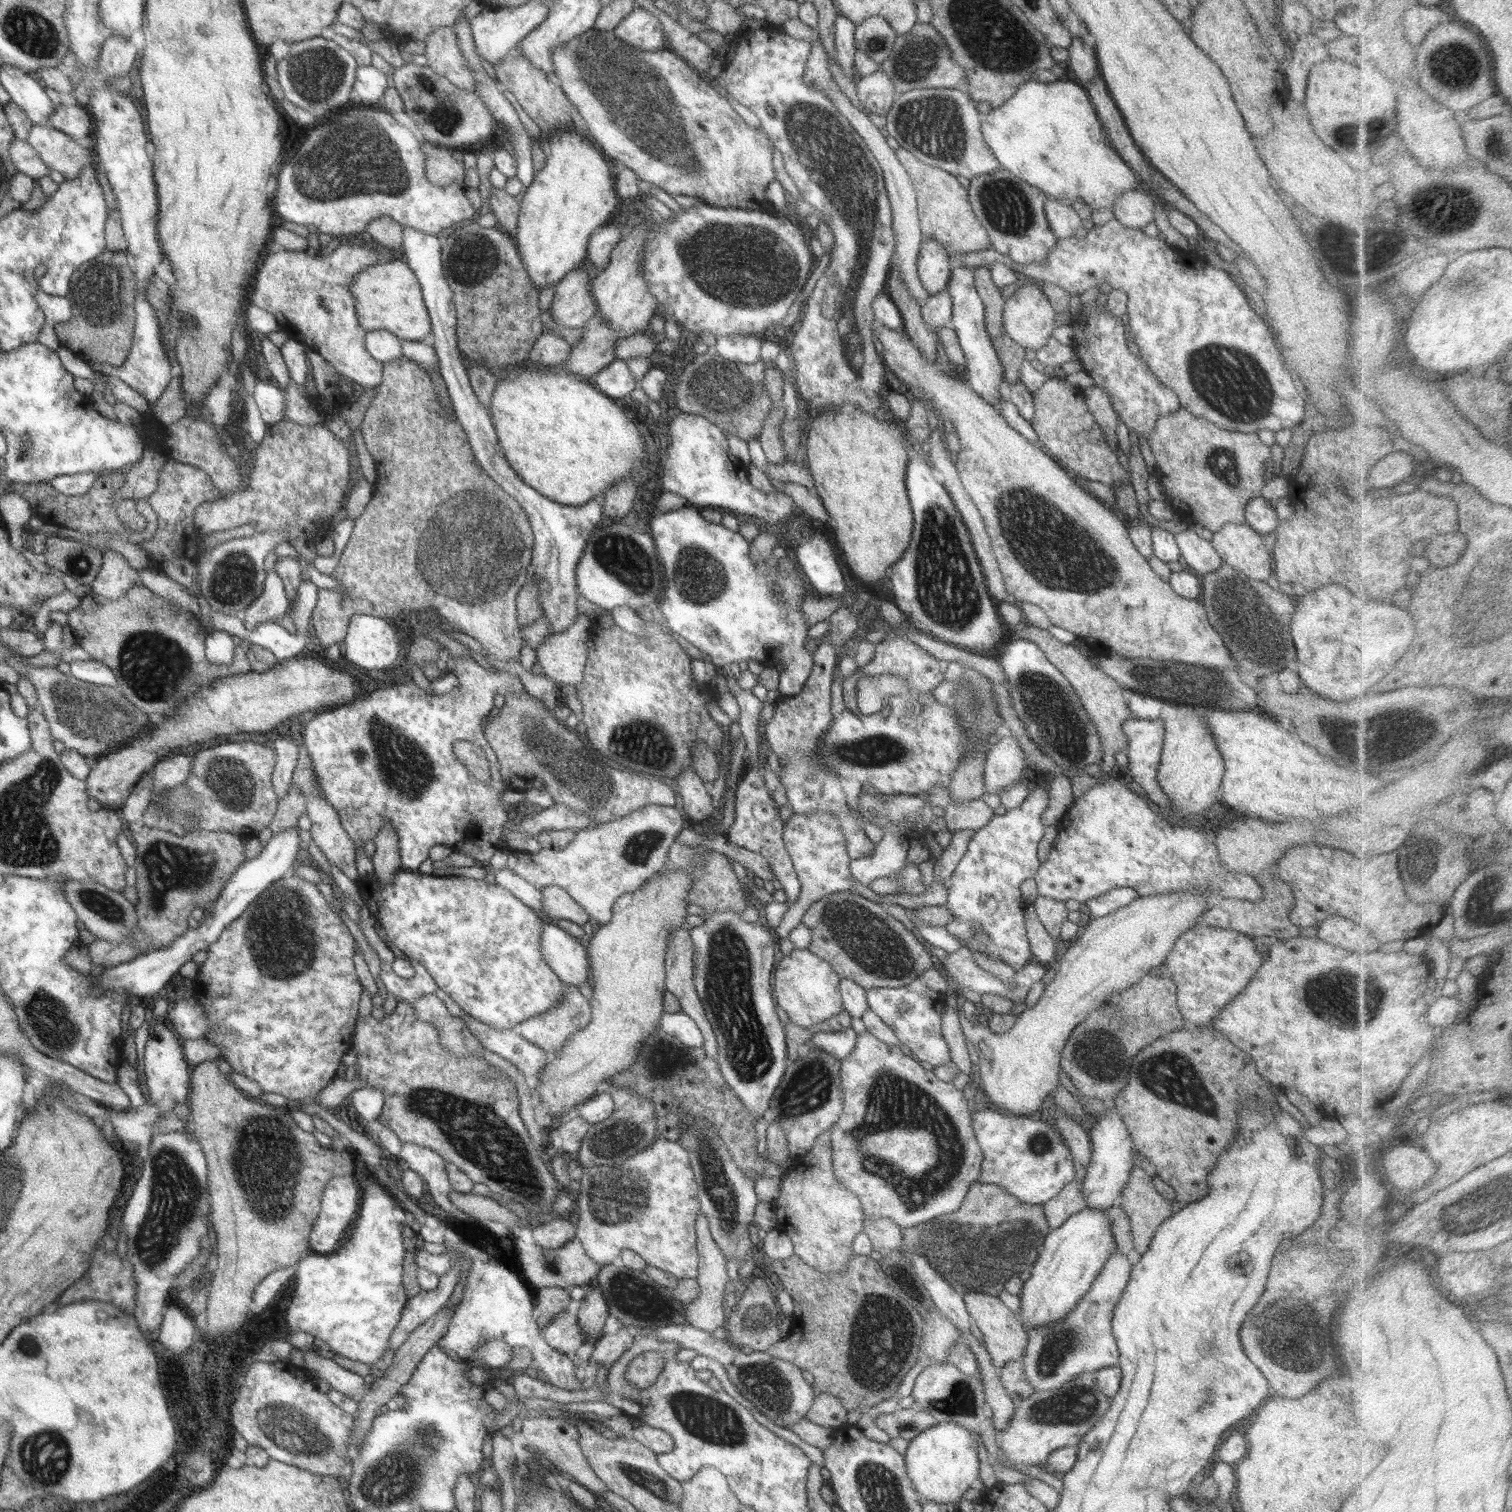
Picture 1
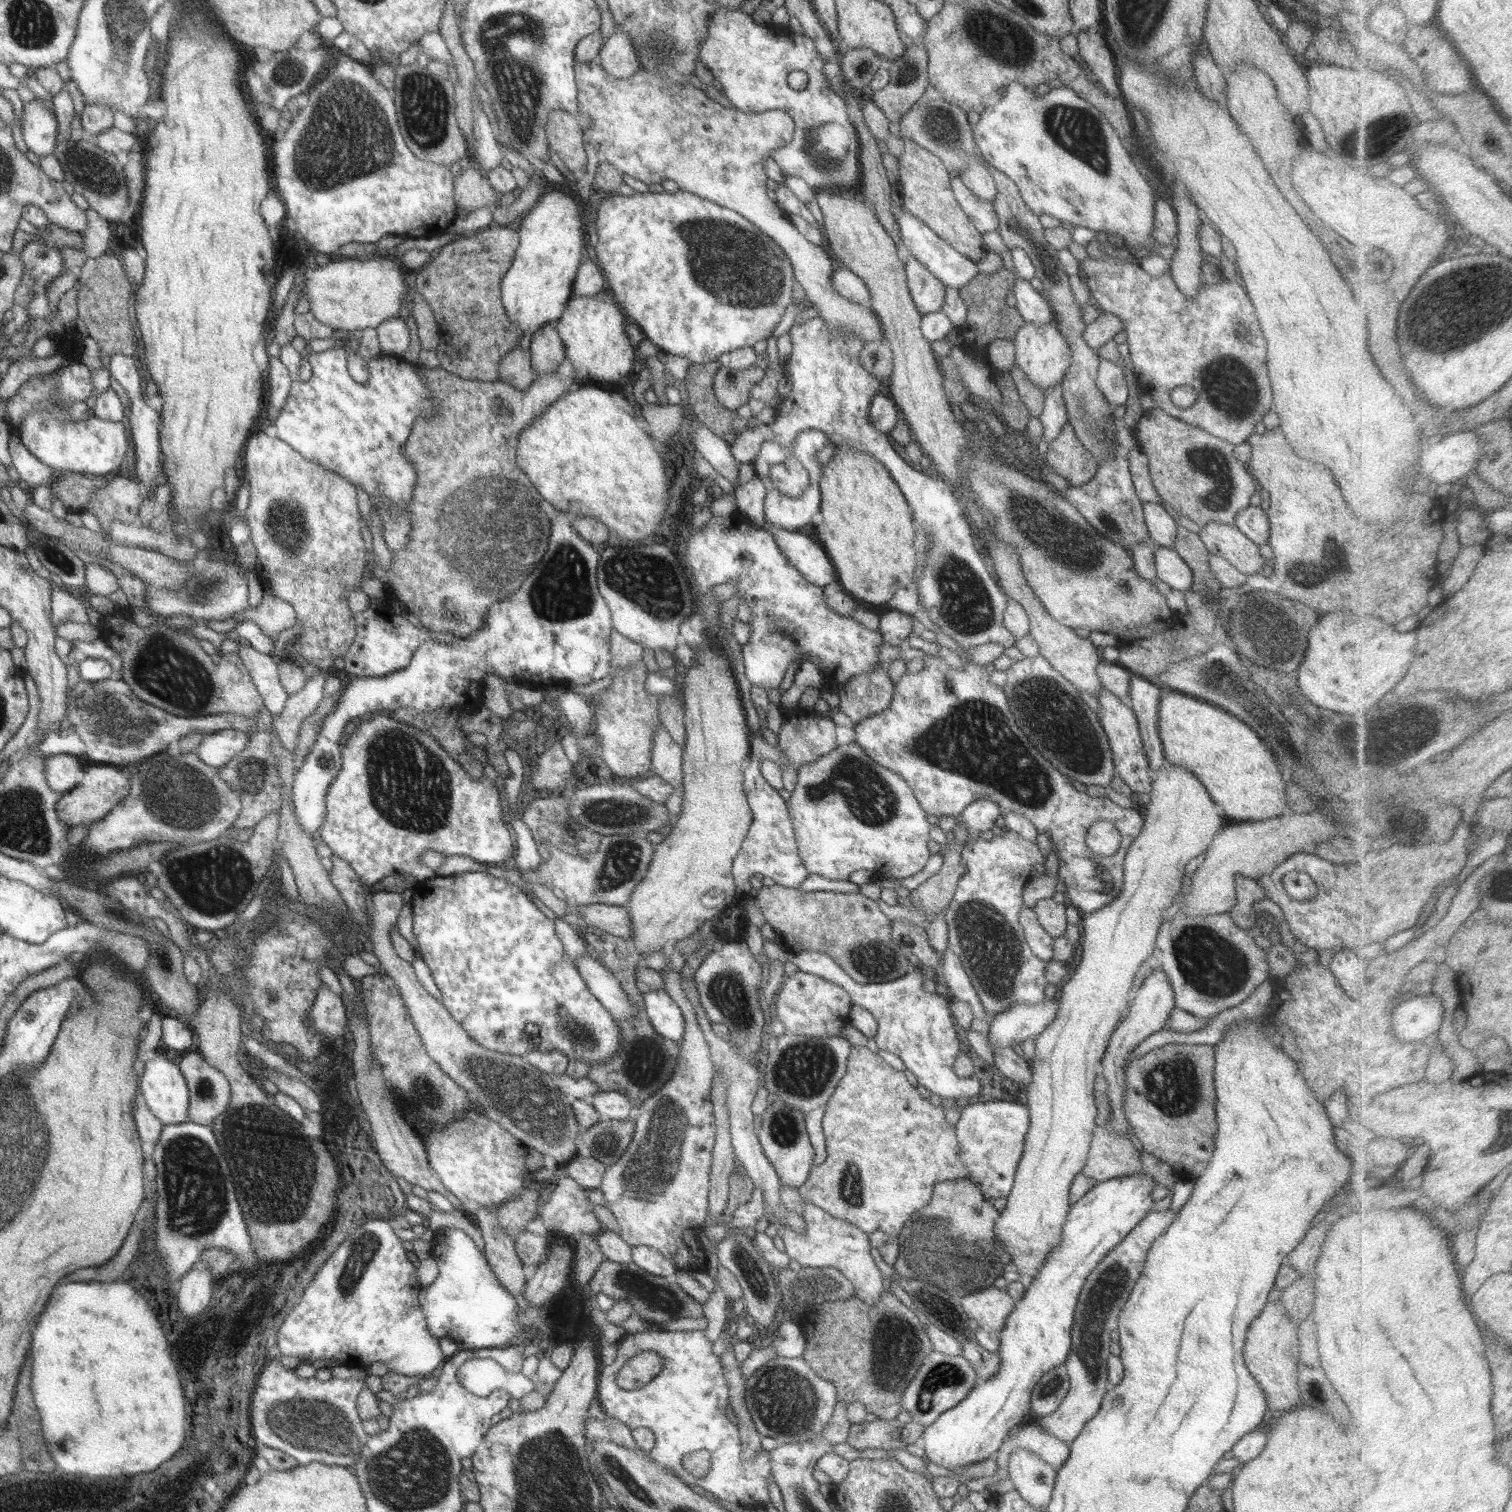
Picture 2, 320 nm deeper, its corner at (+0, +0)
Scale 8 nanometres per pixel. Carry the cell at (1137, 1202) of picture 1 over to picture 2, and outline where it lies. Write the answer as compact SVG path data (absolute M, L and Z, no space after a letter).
M1100 1126L1093 1130L1089 1146L1088 1158L1082 1173L1098 1183L1144 1173L1144 1164L1132 1141L1124 1133Z

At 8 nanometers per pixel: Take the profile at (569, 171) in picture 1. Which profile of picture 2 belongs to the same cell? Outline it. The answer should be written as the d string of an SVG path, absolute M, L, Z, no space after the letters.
M567 187L547 190L540 205L522 217L517 258L501 283L506 315L526 334L538 333L547 322L562 317L571 298L594 297L606 290L602 269L594 254L586 251L583 206Z

